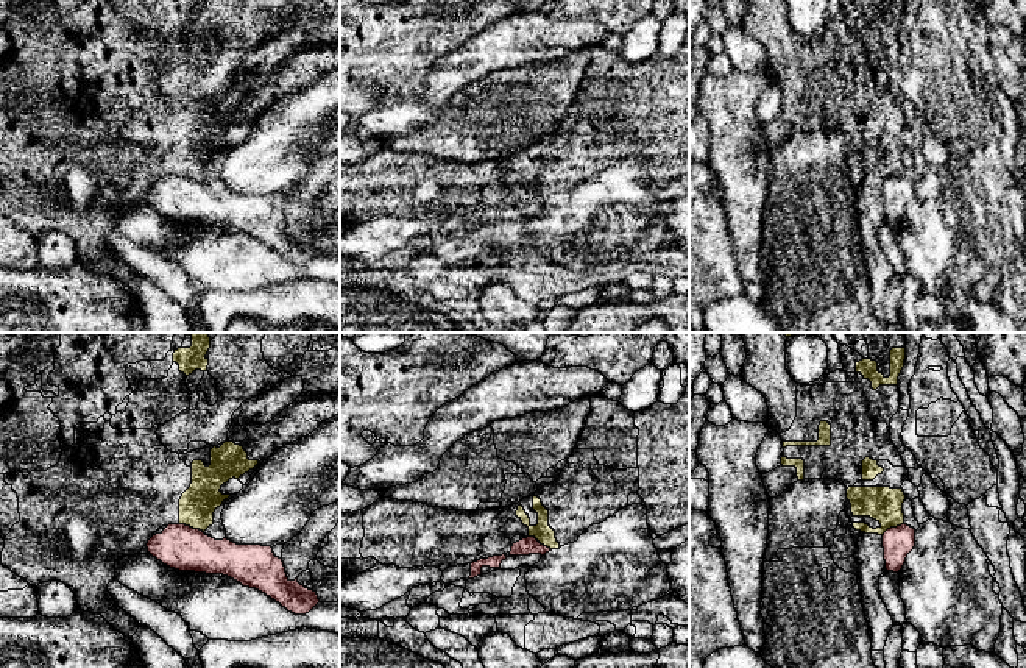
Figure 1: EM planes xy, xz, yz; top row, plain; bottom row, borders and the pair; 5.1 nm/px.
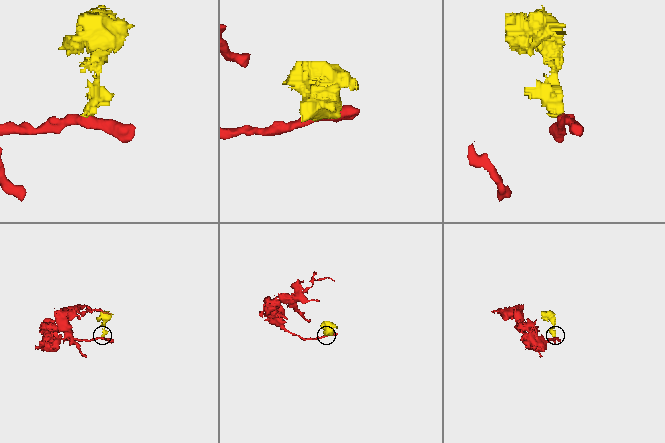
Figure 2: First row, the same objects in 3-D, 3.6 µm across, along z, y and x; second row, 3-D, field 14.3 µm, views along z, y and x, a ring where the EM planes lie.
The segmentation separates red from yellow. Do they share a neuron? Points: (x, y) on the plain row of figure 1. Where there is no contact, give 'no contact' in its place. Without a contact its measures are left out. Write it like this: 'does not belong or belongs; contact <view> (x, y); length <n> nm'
does not belong; contact xy (192, 178); length 140 nm

